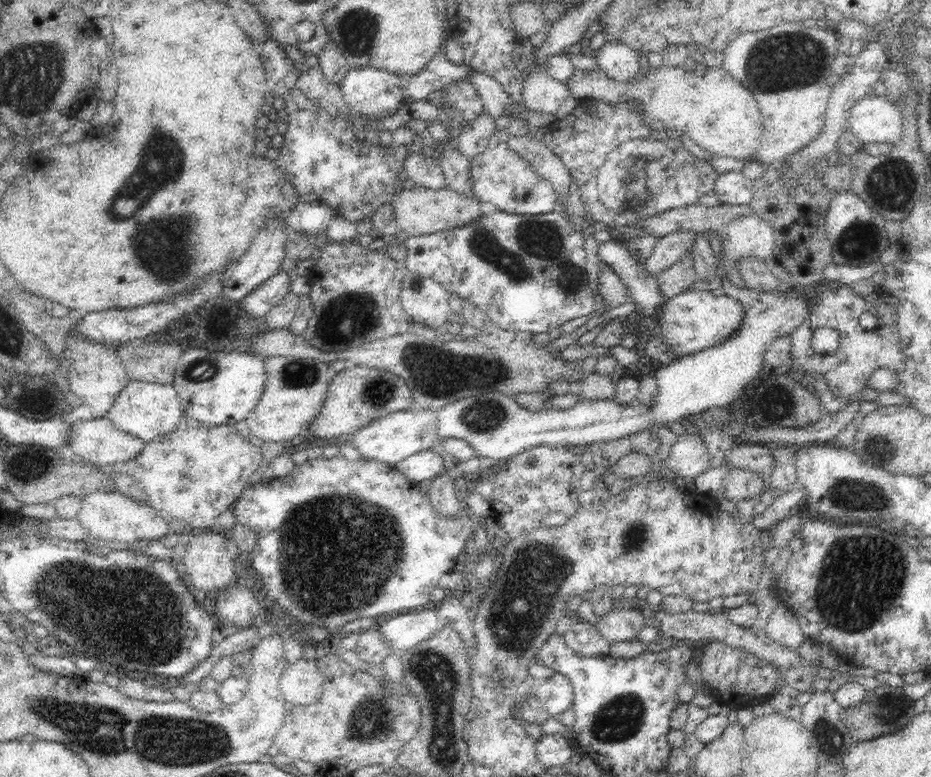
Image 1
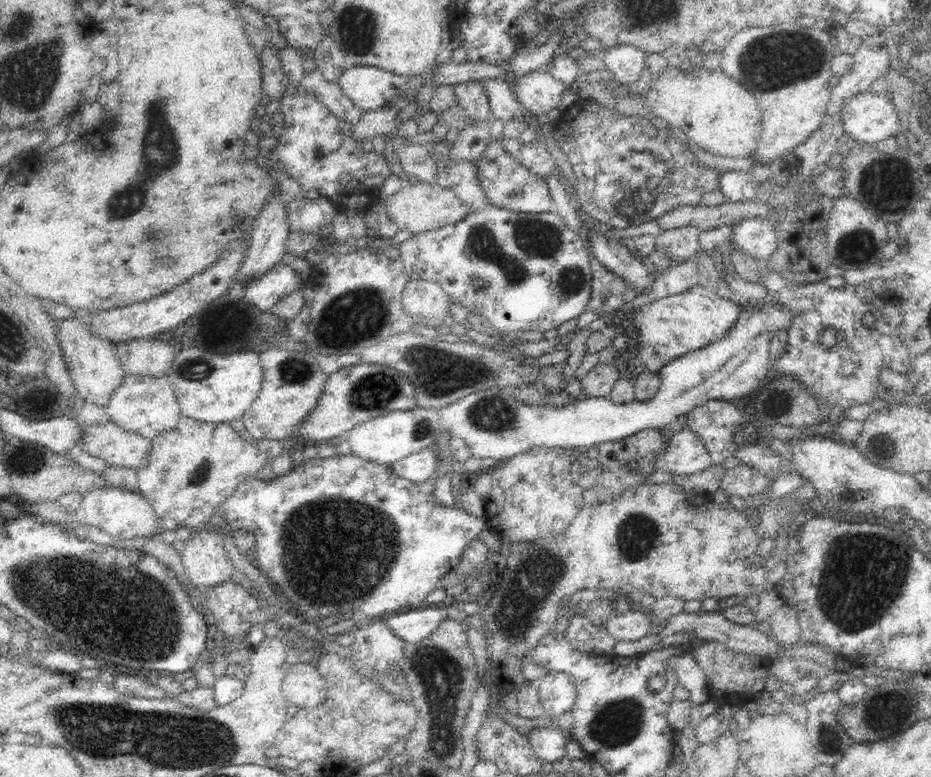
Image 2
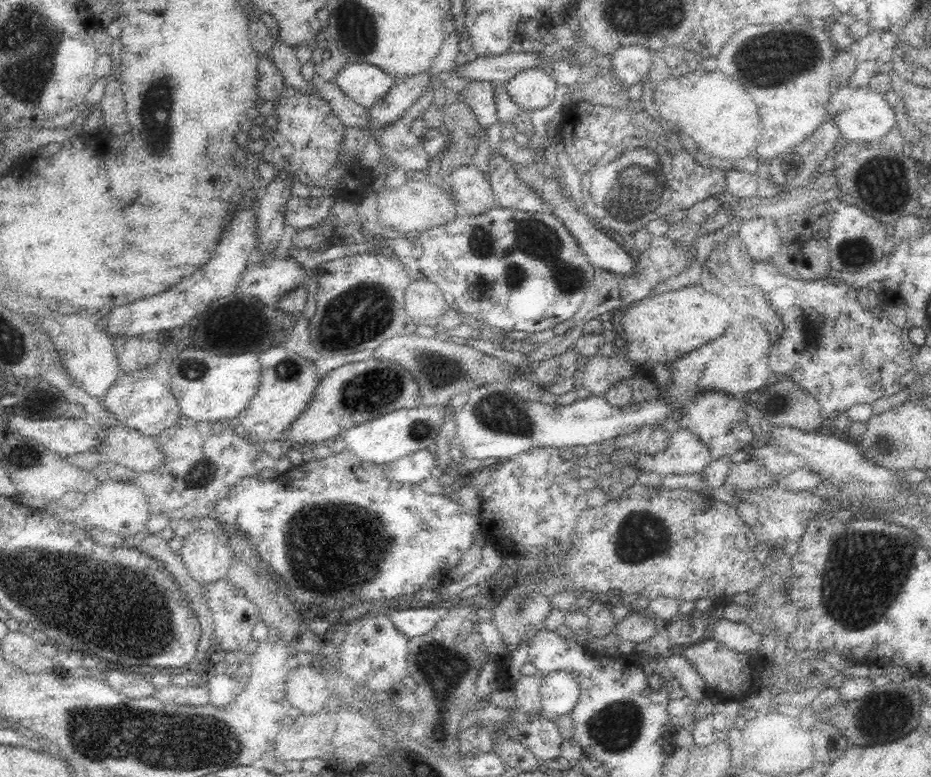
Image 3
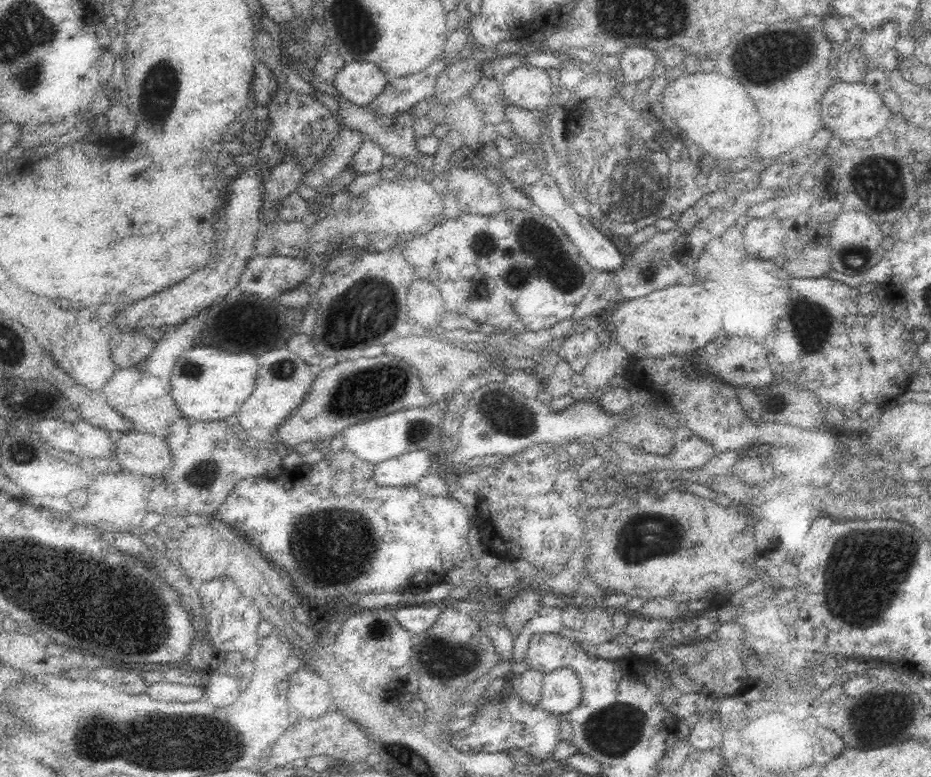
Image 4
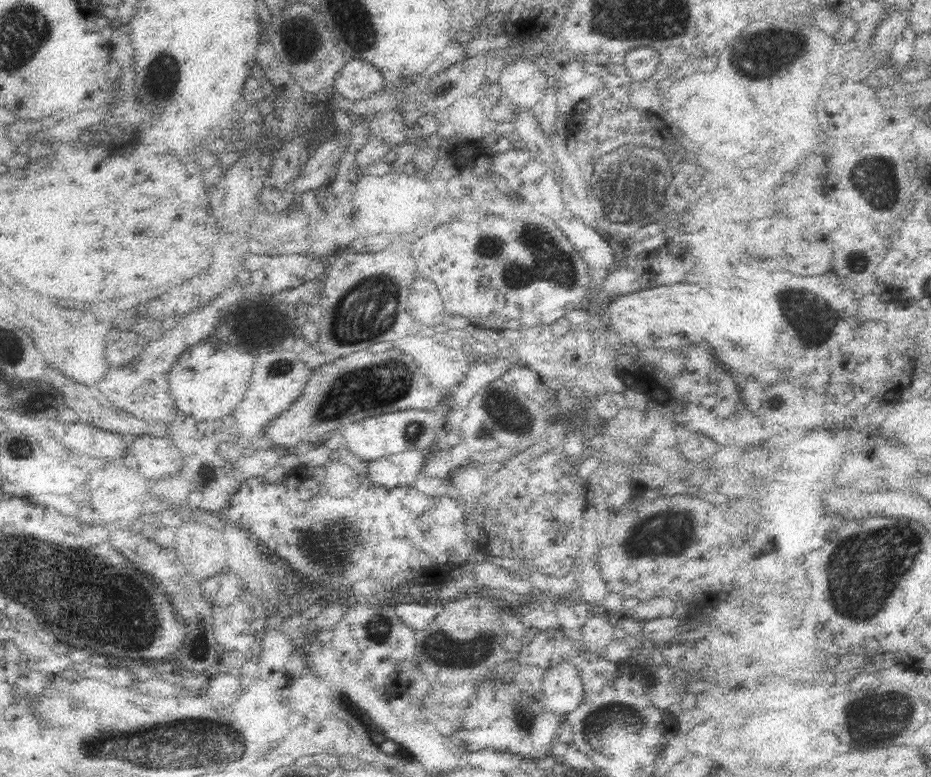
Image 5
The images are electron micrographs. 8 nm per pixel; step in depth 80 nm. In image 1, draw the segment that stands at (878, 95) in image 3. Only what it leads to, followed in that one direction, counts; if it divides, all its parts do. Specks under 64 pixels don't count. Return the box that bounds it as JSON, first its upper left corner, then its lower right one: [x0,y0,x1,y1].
[848,95,903,145]

